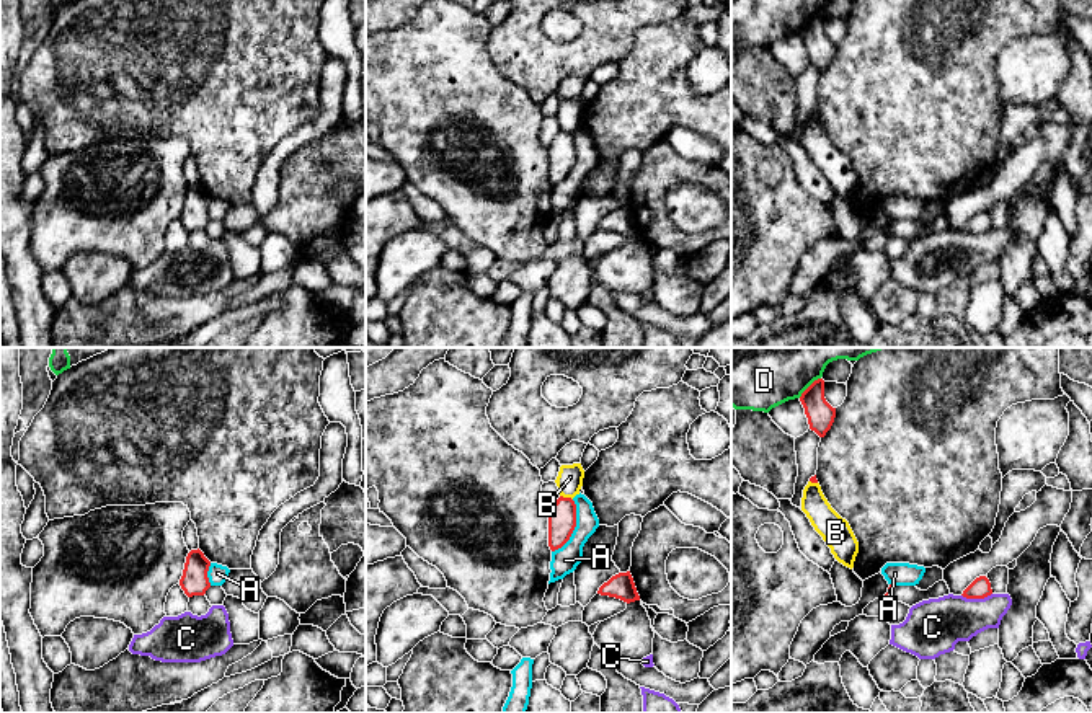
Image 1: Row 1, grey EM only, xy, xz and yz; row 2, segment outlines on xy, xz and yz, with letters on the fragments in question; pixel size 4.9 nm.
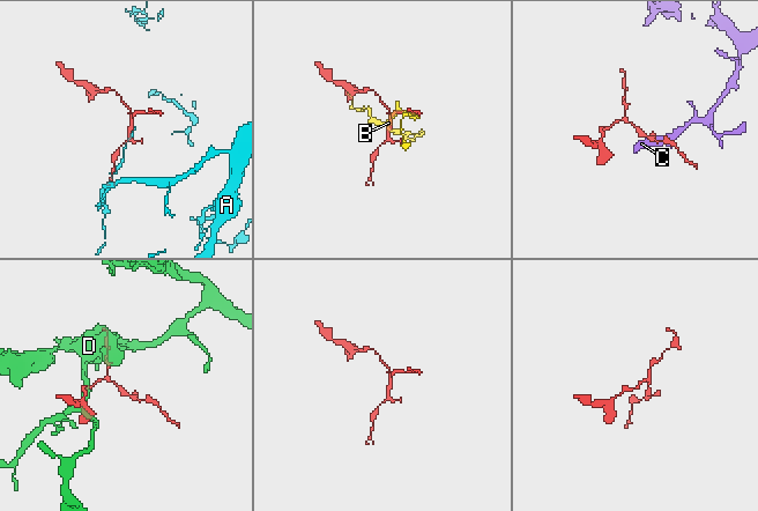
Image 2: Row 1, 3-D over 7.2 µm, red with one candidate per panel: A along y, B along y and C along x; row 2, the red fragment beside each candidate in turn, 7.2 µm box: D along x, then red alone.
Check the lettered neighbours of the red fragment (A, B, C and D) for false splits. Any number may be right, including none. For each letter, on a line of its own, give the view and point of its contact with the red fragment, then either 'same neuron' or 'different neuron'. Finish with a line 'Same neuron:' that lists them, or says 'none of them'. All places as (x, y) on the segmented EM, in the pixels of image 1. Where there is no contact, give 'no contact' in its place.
A: xz (575, 526) | different neuron
B: xz (567, 498) | different neuron
C: yz (976, 597) | different neuron
D: yz (808, 387) | different neuron
Same neuron: none of them

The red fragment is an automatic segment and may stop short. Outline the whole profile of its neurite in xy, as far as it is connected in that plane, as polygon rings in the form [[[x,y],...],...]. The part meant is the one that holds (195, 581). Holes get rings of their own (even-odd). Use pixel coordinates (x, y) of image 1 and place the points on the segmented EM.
[[[191,550],[186,556],[183,576],[180,579],[180,586],[188,597],[204,596],[211,587],[207,571],[211,561],[204,556],[204,553],[198,550]]]

